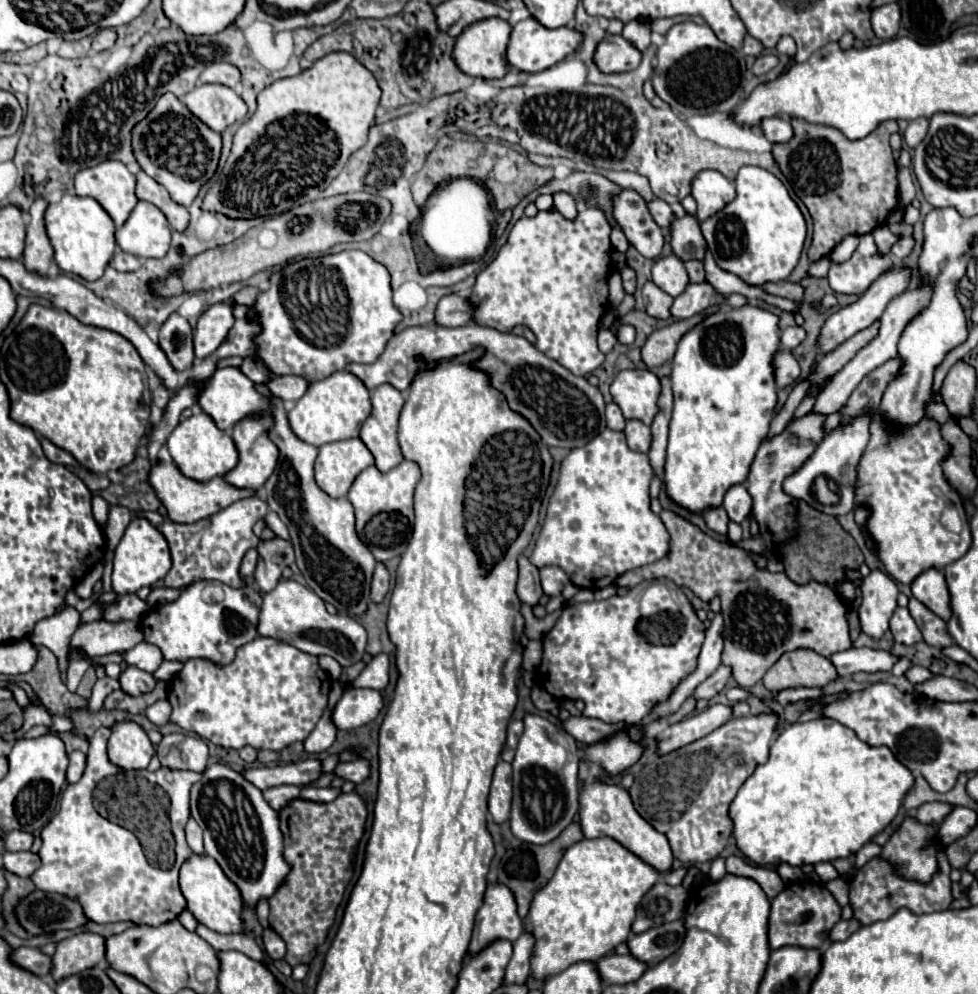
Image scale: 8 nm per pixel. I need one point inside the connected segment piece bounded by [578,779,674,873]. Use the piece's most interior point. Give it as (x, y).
(605, 809)

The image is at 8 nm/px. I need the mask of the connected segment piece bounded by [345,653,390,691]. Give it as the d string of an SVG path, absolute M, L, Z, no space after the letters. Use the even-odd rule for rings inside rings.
M378 653L378 655L372 657L370 663L366 665L366 669L345 690L371 688L383 691L389 683L389 667L389 656L386 653Z

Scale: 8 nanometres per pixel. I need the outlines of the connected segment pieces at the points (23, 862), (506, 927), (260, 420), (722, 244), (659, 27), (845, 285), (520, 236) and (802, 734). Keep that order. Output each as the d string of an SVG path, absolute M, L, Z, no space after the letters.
M6 851L2 855L2 865L6 871L10 871L18 877L30 877L40 867L40 859L38 859L38 855L34 855L30 851L24 851L24 853Z
M488 885L484 905L480 907L474 923L468 955L478 955L498 939L516 941L524 931L524 923L516 913L514 895L504 885Z
M254 413L254 415L248 415L244 419L240 419L234 427L232 427L232 439L238 447L238 453L240 453L240 459L238 459L238 465L228 473L224 475L224 479L234 485L234 487L240 487L240 489L260 489L268 477L272 475L276 463L278 463L278 457L280 457L280 451L278 447L270 441L268 437L268 431L270 427L274 427L274 417L270 413Z
M742 167L736 177L736 199L702 221L702 235L718 267L738 275L748 285L786 281L800 261L806 239L806 221L786 187L770 171Z
M678 15L678 17L670 17L670 19L656 19L656 21L652 21L652 23L650 23L650 27L652 27L652 31L654 31L654 33L666 35L666 31L668 31L672 25L682 23L682 21L686 21L686 17L682 17L682 15Z
M866 233L860 235L860 245L848 261L830 265L828 281L836 293L862 295L878 275L882 275L892 267L894 267L892 257L880 259L876 255L876 245L872 235Z
M596 205L578 211L576 219L562 217L556 207L538 211L536 217L518 219L496 259L476 277L474 293L470 295L470 301L476 307L474 321L496 331L512 331L516 325L526 325L538 337L538 349L574 375L584 377L598 369L604 355L598 351L596 335L600 317L608 309L608 281L612 277L610 229L606 213Z
M814 719L814 721L806 721L806 723L794 723L794 725L788 725L784 729L782 735L778 735L778 739L772 743L770 747L770 757L764 765L756 767L754 775L744 783L744 787L738 791L736 799L732 801L730 805L730 817L734 821L734 839L736 839L736 845L738 849L744 853L746 859L750 859L752 863L756 865L764 865L764 867L776 867L778 863L788 863L788 865L804 865L804 863L820 863L820 861L834 861L834 859L840 859L840 857L848 857L848 855L854 855L858 849L862 849L874 835L878 835L898 813L906 793L914 787L914 777L912 773L908 771L908 767L904 767L888 747L872 747L868 745L866 741L858 739L858 735L844 727L842 723L834 721L834 719Z

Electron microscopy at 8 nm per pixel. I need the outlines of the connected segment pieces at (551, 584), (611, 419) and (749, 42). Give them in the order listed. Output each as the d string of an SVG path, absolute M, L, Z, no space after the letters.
M548 565L548 567L542 567L540 569L540 579L542 579L542 589L546 595L560 595L562 587L568 583L568 575L560 569L560 567L554 567L554 565Z
M610 401L610 403L606 405L606 421L608 421L608 427L614 429L614 431L622 431L622 429L624 429L626 419L624 419L620 407L618 407L614 401Z
M746 35L746 39L744 39L744 53L746 53L746 55L758 57L758 55L762 55L764 51L766 51L766 47L764 47L758 39L754 39L752 35Z

